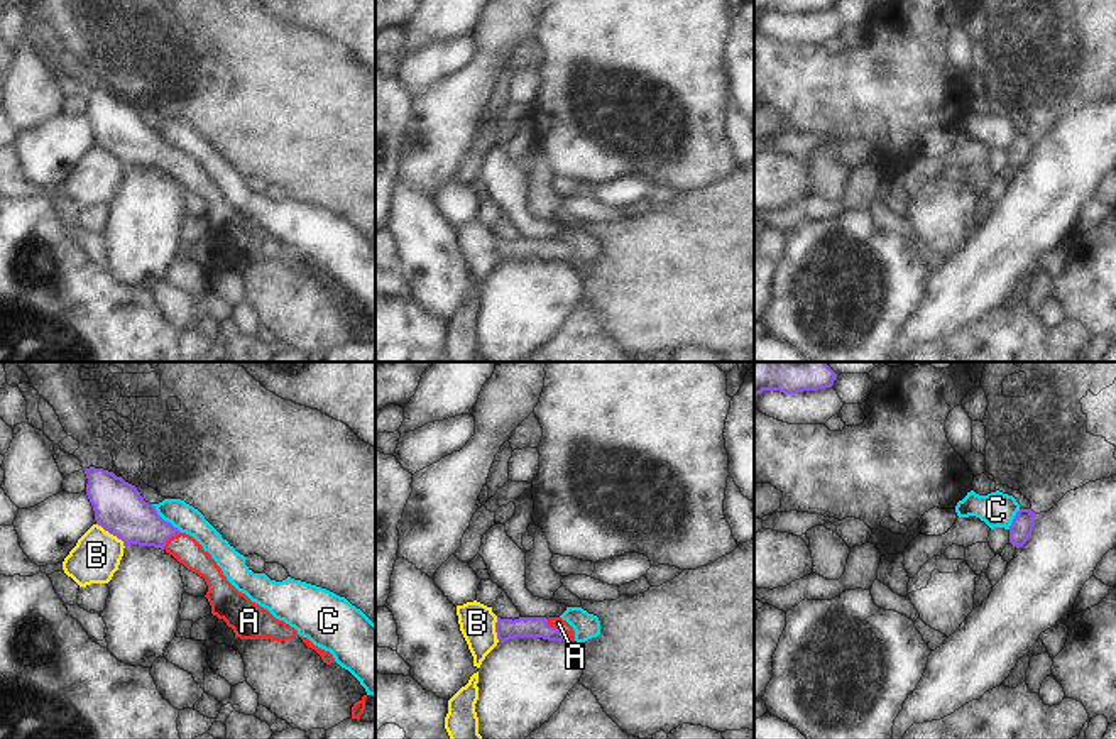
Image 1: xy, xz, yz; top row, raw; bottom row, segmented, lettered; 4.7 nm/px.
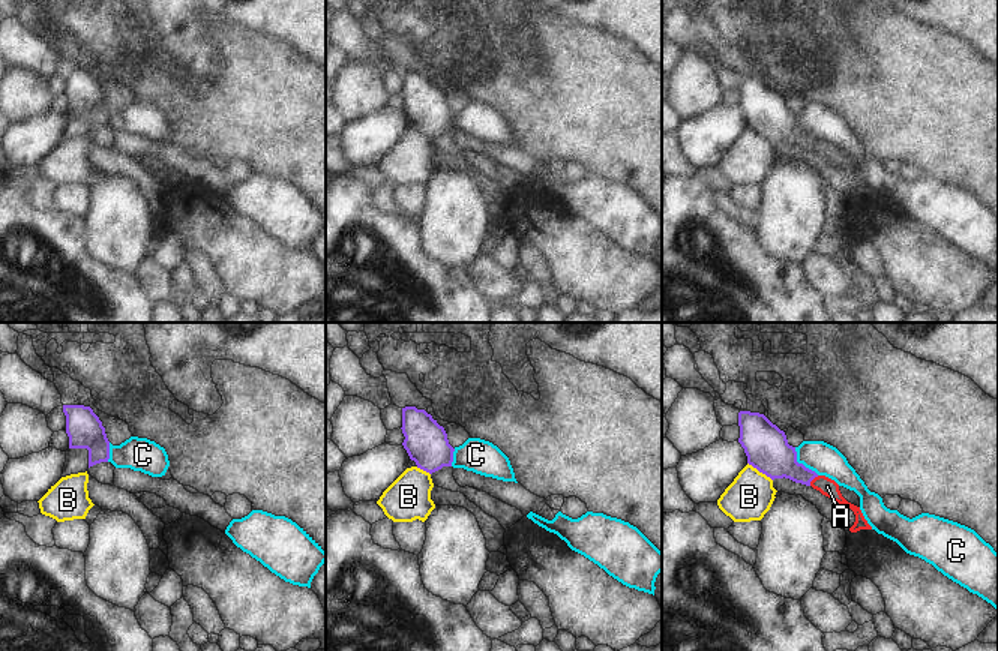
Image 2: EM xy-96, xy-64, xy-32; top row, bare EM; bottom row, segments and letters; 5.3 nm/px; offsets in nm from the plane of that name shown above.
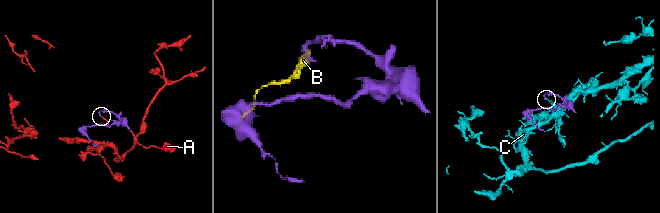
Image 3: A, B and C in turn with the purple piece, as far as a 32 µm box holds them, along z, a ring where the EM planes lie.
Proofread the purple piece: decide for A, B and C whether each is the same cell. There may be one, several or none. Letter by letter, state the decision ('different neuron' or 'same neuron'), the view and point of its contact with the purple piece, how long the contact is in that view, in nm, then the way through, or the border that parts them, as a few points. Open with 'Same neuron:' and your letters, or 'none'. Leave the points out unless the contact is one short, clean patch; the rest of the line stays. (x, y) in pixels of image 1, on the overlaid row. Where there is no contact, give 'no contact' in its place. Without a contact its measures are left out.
Same neuron: A
A: same neuron; meets purple in xz at (555, 628); contact 140 nm long; runs through xz (506, 629), (555, 628), (558, 623)
B: different neuron; meets purple in xy at (112, 533); contact 180 nm long; border along xy (97, 523), (115, 535), (124, 547)
C: different neuron; meets purple in xy at (166, 521); contact 200 nm long; border along xy (151, 504), (181, 531)

